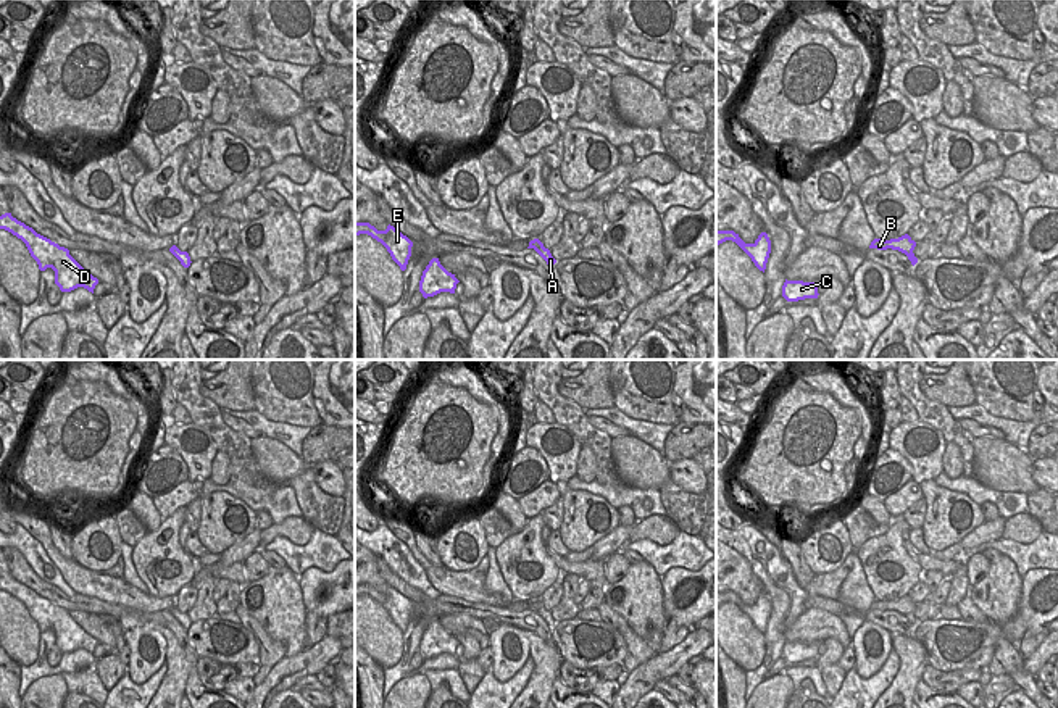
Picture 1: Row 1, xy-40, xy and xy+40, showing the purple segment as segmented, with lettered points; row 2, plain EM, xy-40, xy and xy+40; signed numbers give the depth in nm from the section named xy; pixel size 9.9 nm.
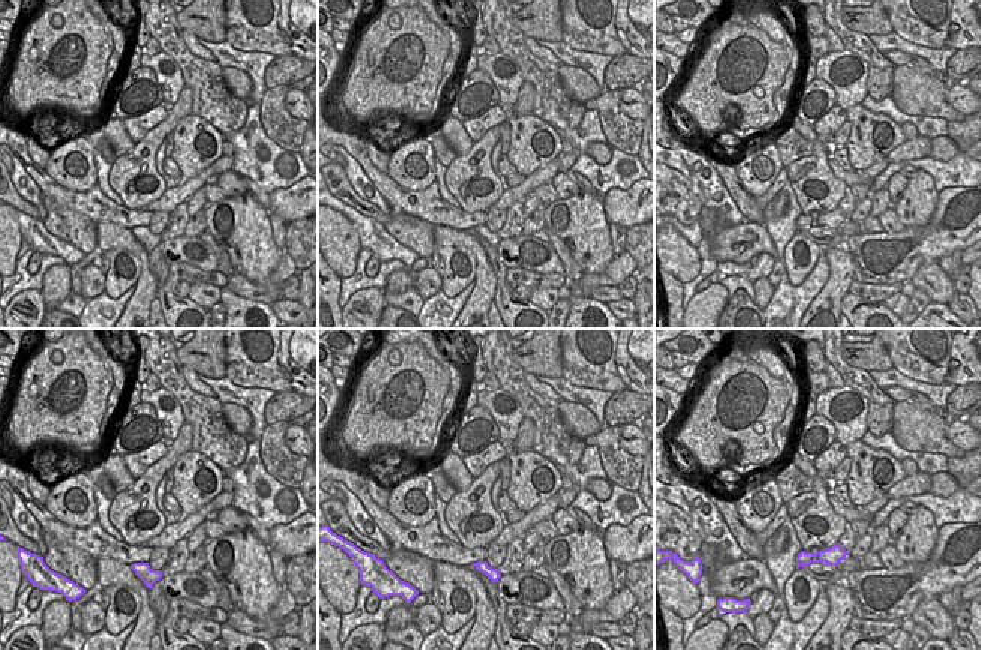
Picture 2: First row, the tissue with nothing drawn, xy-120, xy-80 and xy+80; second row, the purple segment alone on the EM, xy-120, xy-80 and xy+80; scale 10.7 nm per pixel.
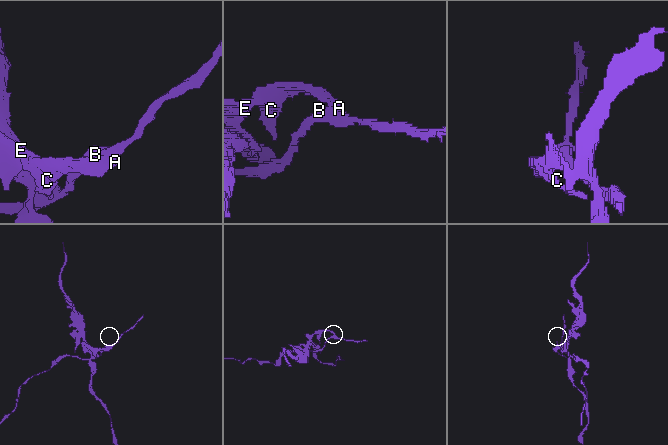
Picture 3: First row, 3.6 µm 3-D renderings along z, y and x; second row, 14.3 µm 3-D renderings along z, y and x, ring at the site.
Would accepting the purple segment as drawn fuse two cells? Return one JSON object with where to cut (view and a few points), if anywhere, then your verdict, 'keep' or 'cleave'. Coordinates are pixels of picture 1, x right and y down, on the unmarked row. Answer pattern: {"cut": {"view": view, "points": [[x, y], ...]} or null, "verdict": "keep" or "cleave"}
{"cut": {"view": "xy", "points": [[544, 608], [536, 612]]}, "verdict": "cleave"}

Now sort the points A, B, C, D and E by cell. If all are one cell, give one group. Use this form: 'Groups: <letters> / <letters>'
Groups: A C D E / B.

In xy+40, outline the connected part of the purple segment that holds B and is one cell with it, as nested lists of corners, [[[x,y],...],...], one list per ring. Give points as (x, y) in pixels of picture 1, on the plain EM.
[[[902,597],[898,600],[890,600],[890,602],[881,602],[881,600],[874,600],[869,606],[869,610],[877,610],[877,611],[898,611],[902,614],[908,614],[913,613],[916,608],[916,603],[908,597]]]

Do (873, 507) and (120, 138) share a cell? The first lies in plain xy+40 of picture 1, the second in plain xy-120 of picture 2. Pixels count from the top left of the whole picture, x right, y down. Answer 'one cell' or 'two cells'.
one cell

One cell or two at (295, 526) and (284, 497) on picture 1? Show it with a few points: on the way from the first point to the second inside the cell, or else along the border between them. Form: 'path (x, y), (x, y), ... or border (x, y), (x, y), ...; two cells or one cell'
border (300, 516), (286, 516), (273, 524); two cells

